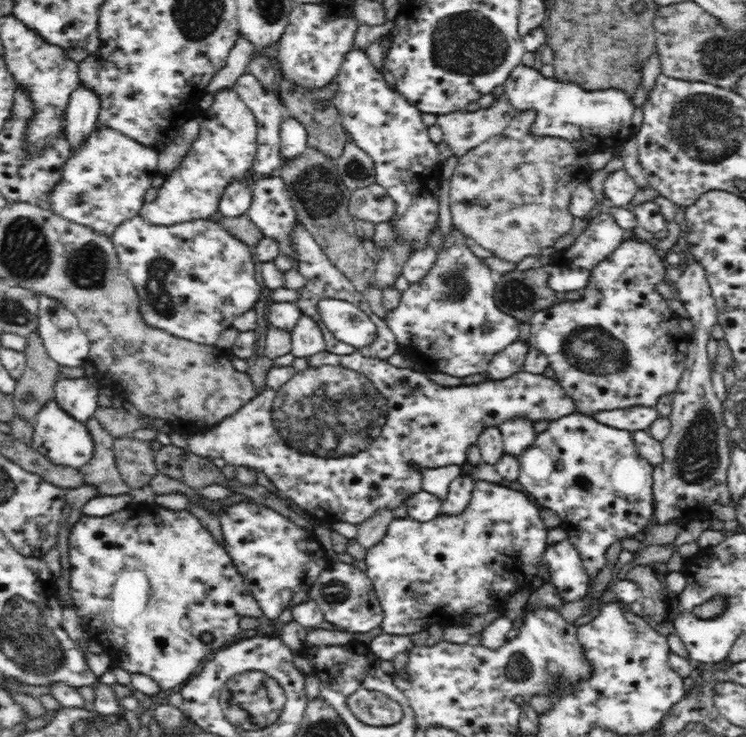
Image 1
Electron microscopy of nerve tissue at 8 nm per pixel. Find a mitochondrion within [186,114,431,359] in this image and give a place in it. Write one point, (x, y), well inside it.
(317, 189)

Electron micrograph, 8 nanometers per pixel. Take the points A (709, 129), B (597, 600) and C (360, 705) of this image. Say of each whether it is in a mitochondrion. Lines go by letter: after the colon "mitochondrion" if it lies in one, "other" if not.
A: mitochondrion
B: other
C: mitochondrion

